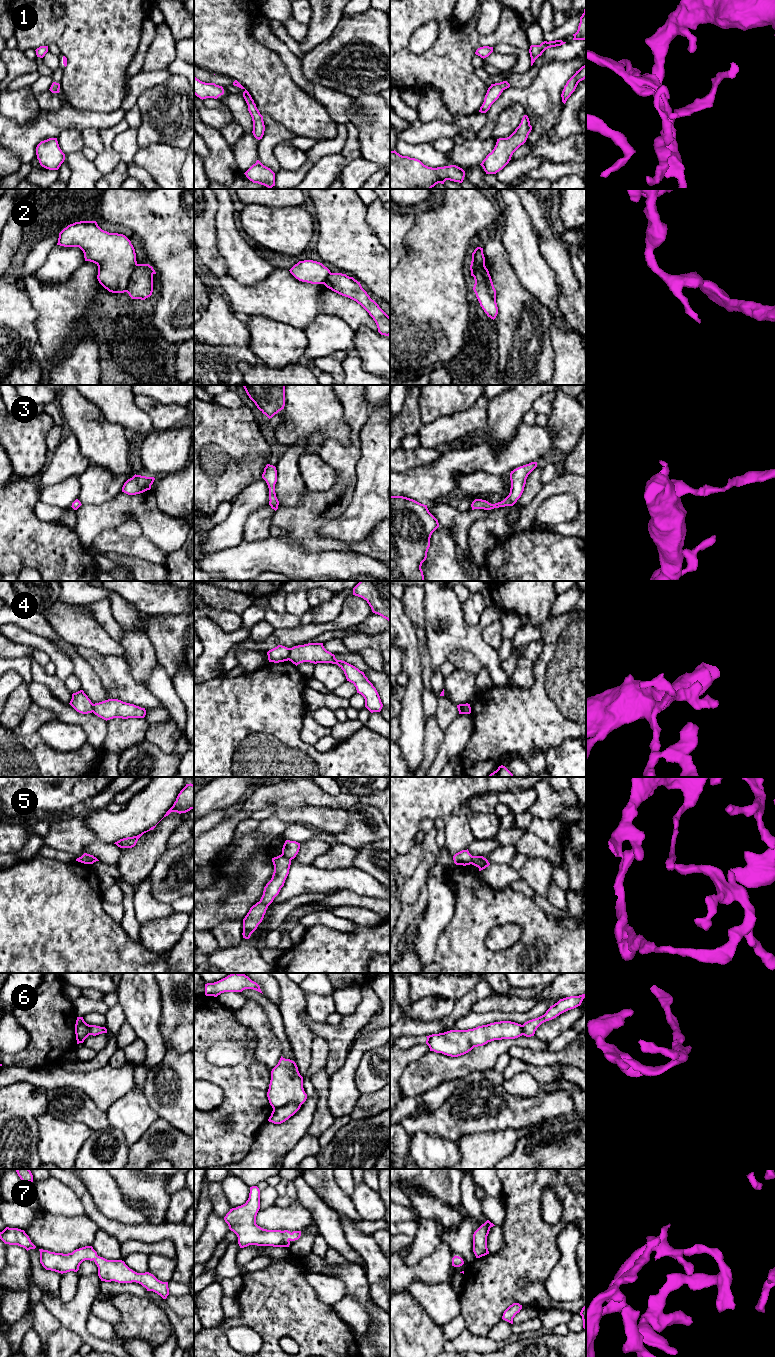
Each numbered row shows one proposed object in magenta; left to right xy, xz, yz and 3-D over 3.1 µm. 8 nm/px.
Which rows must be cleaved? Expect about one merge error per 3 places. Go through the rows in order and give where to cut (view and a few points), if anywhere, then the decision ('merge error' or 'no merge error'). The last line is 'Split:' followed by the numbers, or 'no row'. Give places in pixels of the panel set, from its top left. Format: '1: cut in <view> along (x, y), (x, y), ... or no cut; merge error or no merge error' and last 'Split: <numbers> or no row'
1: no cut; no merge error
2: cut in xy along (137, 264), (125, 291); merge error
3: no cut; no merge error
4: cut in xz along (290, 648), (288, 659); merge error
5: cut in xz along (281, 854), (291, 859); merge error
6: cut in xz along (300, 1104), (289, 1102), (273, 1109); merge error
7: no cut; no merge error
Split: 2, 4, 5, 6

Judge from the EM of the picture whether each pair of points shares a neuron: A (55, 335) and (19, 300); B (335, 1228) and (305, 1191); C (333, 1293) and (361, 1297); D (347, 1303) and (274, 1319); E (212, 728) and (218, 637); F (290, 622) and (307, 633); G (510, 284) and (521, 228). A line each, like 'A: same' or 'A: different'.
A: different
B: same
C: different
D: different
E: different
F: different
G: different

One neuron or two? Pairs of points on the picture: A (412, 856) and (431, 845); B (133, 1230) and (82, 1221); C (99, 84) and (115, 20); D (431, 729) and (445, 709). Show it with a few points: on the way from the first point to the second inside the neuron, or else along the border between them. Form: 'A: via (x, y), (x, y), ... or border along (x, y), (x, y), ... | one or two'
A: border along (422, 844), (421, 860), (412, 873) | two
B: border along (85, 1214), (98, 1228) | two
C: via (99, 68), (99, 40), (103, 36) | one
D: via (436, 724), (445, 714) | one

